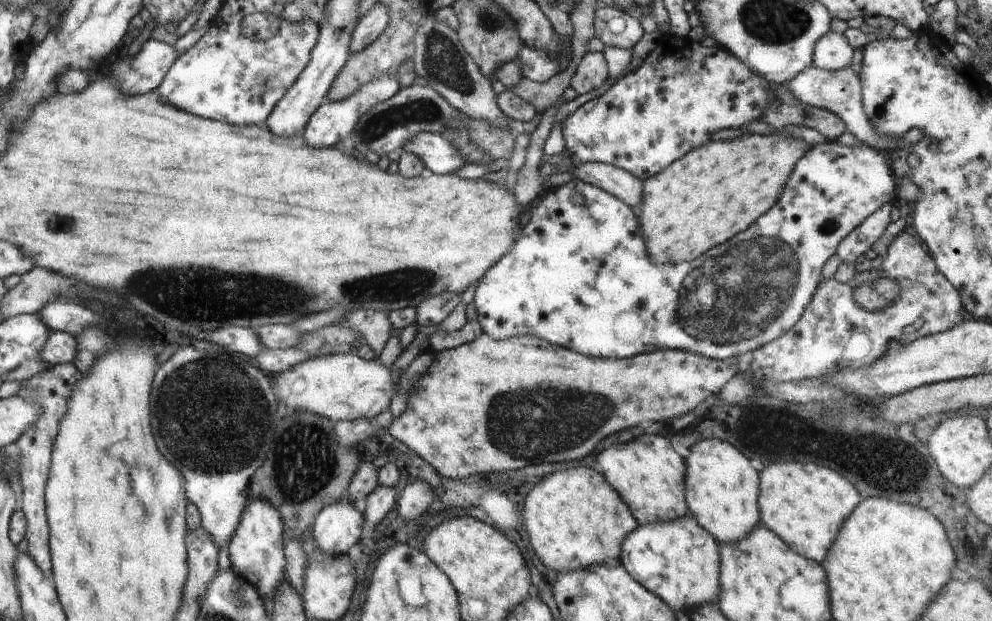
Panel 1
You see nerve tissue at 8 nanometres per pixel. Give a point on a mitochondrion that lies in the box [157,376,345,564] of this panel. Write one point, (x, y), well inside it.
(304, 459)

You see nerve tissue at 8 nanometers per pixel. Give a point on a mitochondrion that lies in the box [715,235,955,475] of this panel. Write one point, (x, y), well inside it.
(869, 437)

